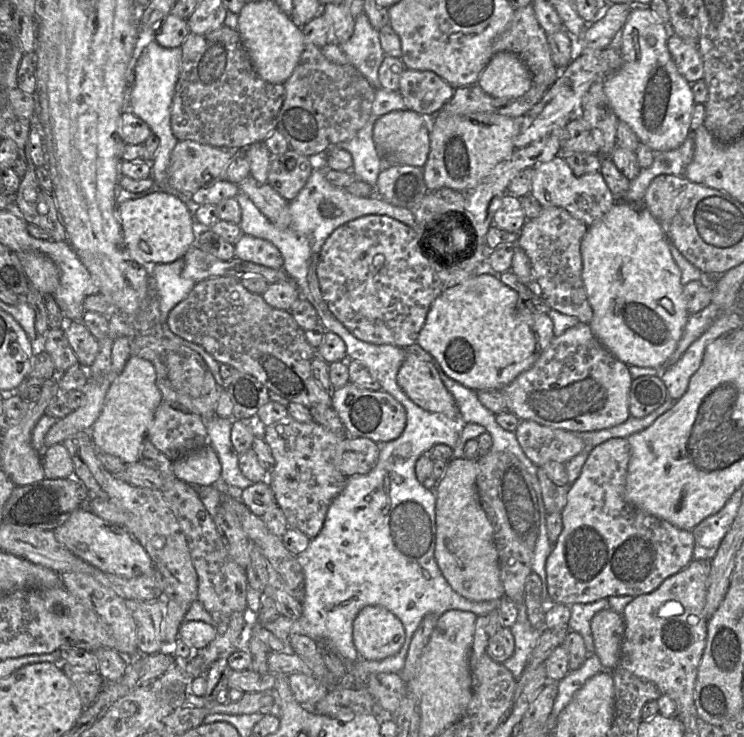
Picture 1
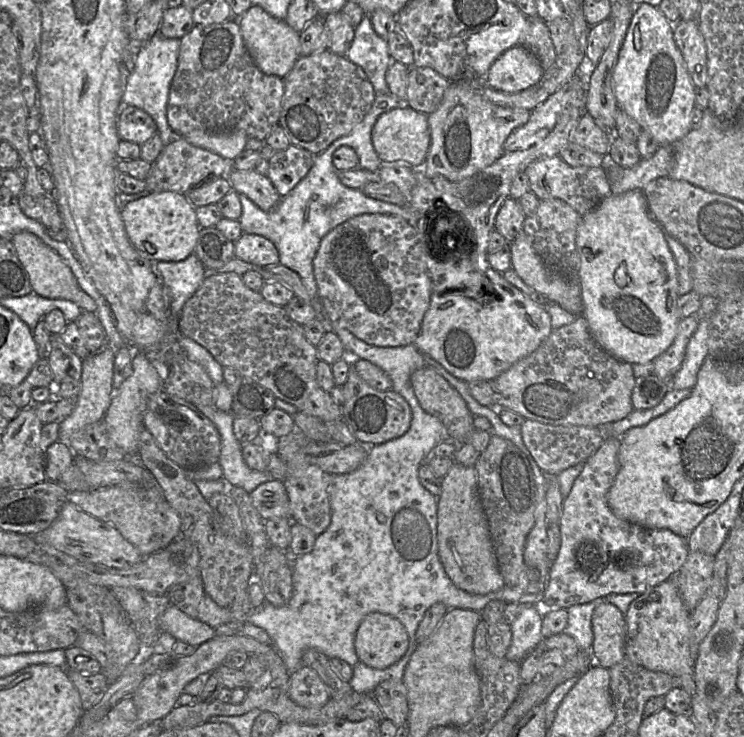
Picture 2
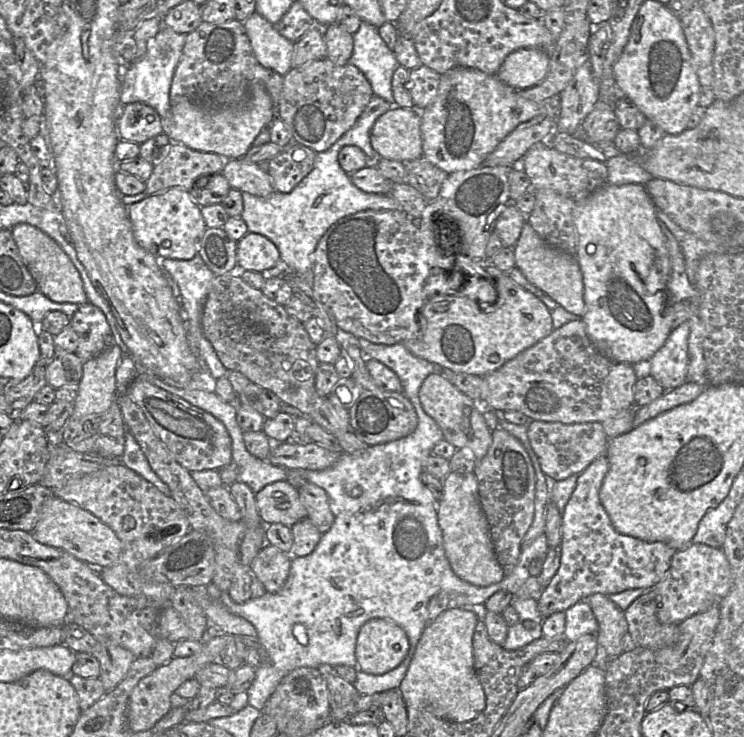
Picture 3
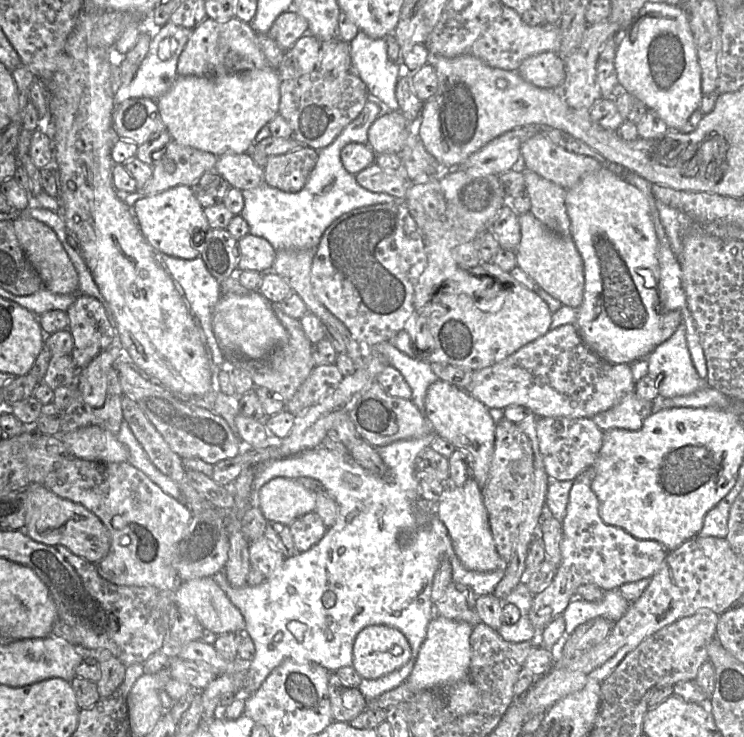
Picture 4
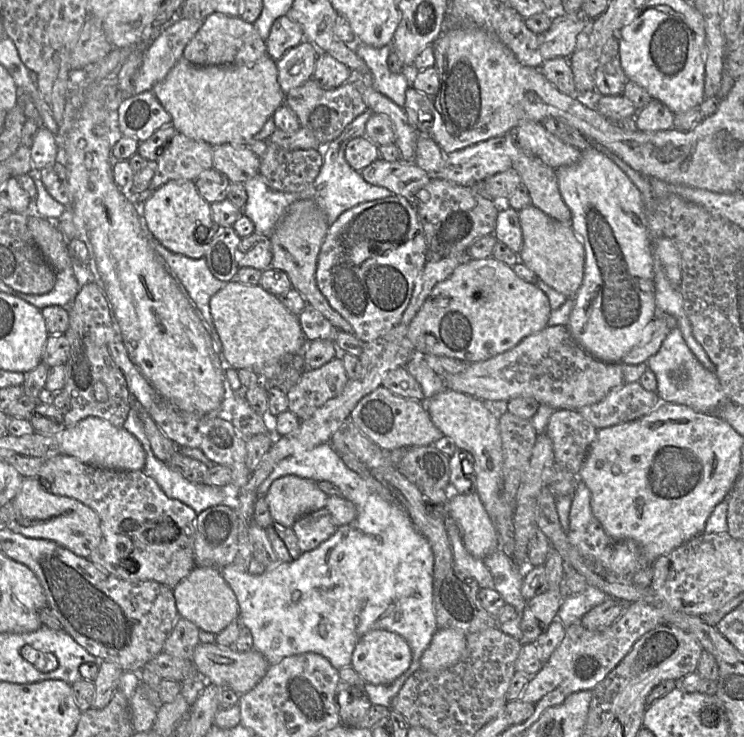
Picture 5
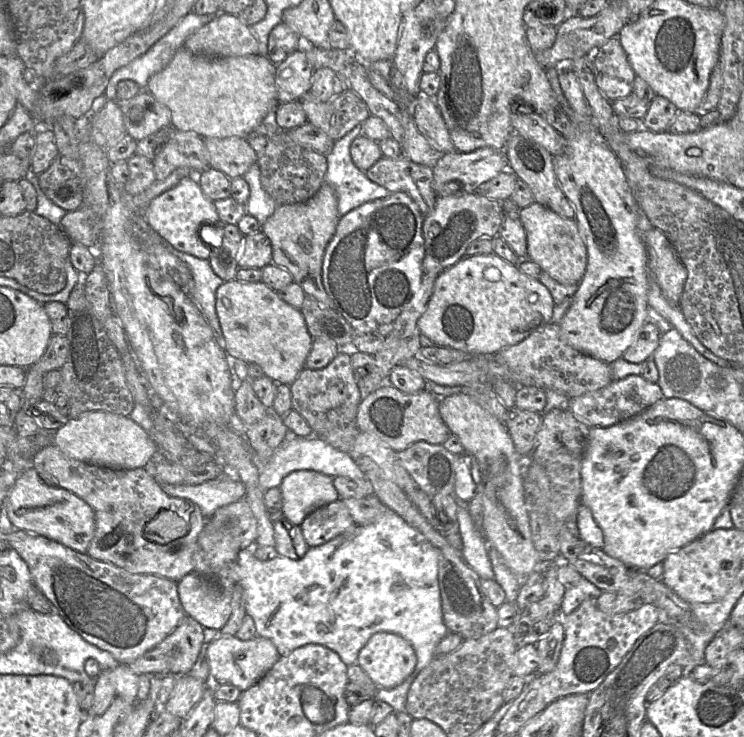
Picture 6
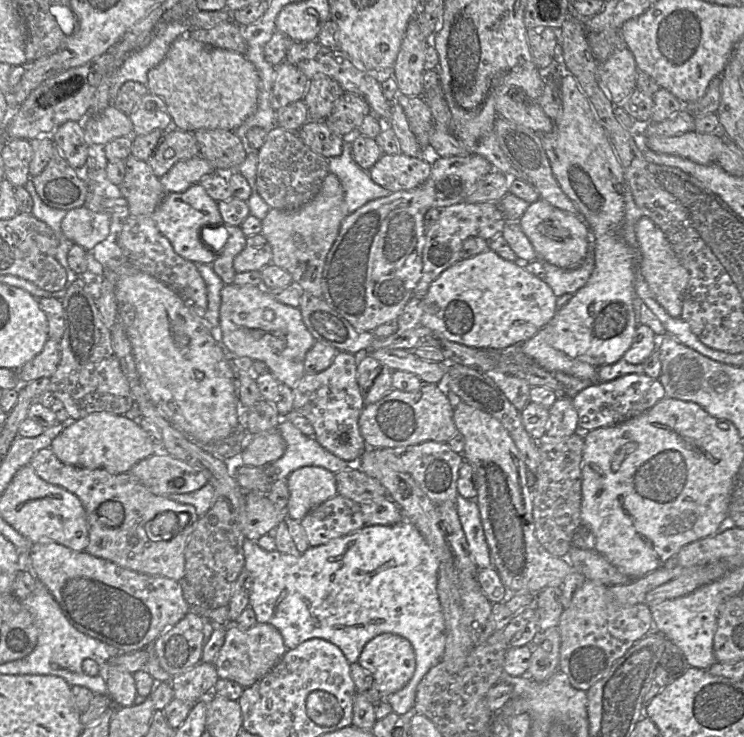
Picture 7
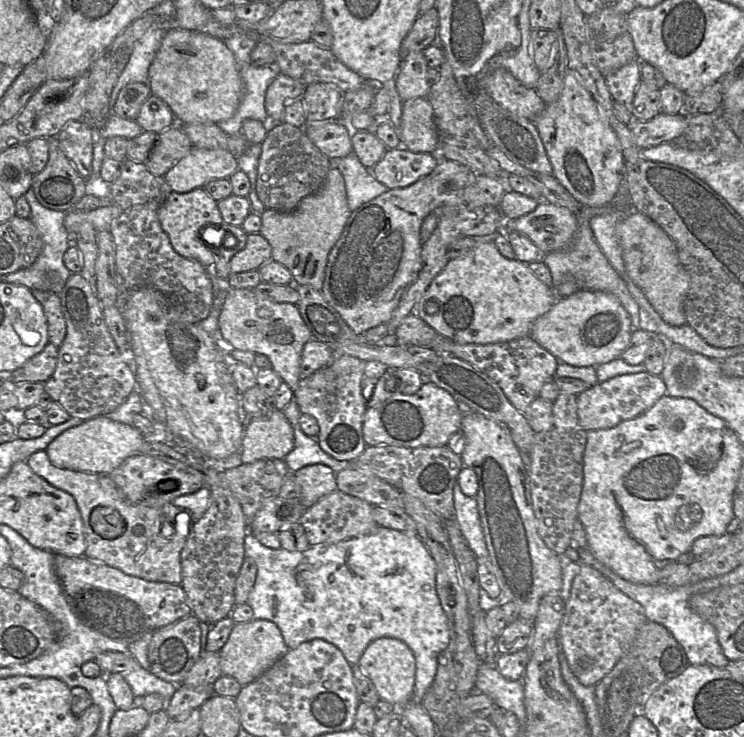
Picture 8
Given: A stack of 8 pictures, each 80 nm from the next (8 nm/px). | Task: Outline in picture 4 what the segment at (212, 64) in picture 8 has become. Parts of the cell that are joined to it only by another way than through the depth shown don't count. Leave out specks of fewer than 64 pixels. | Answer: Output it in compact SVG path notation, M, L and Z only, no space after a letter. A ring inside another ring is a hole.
M271 66L223 77L177 76L171 88L157 99L157 106L165 129L176 143L217 157L248 153L259 131L279 114L281 81L277 70Z

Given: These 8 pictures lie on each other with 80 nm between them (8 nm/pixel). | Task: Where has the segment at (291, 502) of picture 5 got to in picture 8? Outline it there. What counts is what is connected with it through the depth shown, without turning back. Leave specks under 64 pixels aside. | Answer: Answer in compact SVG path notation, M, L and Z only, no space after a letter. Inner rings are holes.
M324 464L305 466L294 473L301 487L301 503L309 508L337 490L336 473Z

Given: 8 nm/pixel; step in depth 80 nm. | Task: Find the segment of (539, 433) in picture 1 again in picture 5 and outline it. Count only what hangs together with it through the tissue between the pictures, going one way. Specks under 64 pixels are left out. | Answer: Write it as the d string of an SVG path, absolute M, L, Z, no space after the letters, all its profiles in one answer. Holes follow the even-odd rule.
M554 410L545 433L553 443L555 463L578 475L598 429L577 410Z

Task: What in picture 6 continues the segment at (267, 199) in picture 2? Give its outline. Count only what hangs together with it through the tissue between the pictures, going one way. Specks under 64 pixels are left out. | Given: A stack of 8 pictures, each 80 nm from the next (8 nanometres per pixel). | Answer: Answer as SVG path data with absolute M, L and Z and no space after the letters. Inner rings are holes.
M204 138L204 143L209 152L209 167L221 171L231 180L243 177L250 167L258 162L258 155L251 148L248 138Z

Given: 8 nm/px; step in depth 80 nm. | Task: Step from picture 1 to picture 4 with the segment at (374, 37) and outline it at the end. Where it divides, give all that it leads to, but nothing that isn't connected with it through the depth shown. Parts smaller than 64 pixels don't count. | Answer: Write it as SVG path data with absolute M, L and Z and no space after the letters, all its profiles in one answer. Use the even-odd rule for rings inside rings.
M359 31L355 38L349 42L350 56L353 70L366 84L370 98L377 100L383 107L384 111L400 110L396 98L396 84L401 76L407 75L411 79L412 71L403 71L400 63L391 62L388 58L387 43L384 38L373 39L364 32Z

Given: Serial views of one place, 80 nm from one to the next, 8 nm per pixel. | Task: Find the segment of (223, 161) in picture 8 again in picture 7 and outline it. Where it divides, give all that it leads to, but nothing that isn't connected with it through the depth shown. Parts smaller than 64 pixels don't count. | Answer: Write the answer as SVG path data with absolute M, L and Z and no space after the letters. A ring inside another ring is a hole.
M198 155L178 161L160 178L160 182L166 193L181 193L214 172L216 172L214 167L205 158Z

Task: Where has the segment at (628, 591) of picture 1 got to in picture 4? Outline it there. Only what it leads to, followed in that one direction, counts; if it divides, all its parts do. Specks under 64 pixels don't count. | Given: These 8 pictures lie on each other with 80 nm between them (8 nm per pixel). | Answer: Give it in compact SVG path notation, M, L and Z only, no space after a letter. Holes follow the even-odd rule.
M593 465L584 469L573 481L562 520L561 562L558 565L550 585L540 593L534 595L529 610L529 620L534 630L540 632L557 616L563 614L570 601L576 596L579 586L594 584L604 591L614 590L629 582L636 582L643 578L651 578L659 569L669 551L655 540L640 540L621 528L606 524L599 513L599 501L591 488L595 470Z

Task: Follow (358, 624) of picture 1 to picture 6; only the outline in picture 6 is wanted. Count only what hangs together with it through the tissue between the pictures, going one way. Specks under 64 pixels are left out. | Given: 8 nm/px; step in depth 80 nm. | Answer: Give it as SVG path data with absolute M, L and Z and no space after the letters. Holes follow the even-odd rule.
M378 632L360 650L358 665L378 688L400 685L415 669L413 646L402 636Z

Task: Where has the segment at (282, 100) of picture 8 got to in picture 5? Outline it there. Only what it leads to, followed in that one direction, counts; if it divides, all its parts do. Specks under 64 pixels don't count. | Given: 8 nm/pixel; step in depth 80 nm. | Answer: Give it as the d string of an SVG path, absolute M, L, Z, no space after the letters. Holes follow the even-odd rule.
M304 39L276 61L278 83L284 94L313 77L318 53L316 46Z

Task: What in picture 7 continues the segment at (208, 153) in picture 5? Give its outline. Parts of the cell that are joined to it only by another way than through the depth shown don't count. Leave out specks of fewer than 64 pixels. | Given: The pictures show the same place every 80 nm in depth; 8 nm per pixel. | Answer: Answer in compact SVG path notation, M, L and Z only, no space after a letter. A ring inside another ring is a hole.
M170 128L164 133L160 144L148 160L153 173L163 177L178 161L199 155L194 133Z

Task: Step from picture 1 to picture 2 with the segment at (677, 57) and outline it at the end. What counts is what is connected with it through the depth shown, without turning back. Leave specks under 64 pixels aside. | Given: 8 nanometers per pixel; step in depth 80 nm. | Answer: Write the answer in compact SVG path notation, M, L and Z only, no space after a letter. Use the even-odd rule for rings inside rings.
M697 19L674 24L674 41L695 87L706 87L707 50Z

